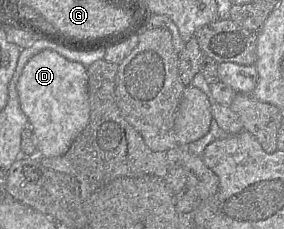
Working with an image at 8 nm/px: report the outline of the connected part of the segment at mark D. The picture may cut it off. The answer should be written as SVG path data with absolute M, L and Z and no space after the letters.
M44 49L40 51L39 53L35 54L33 57L31 57L30 60L26 63L18 79L16 89L18 93L19 104L20 104L21 110L28 118L32 132L35 134L37 138L36 155L30 155L30 156L36 156L41 160L41 158L43 157L56 157L56 156L61 156L65 154L69 150L74 140L78 137L78 135L85 129L85 127L89 123L90 104L89 104L89 96L88 96L87 68L84 67L79 62L69 61L65 57L58 54L56 51L53 51L51 49Z

